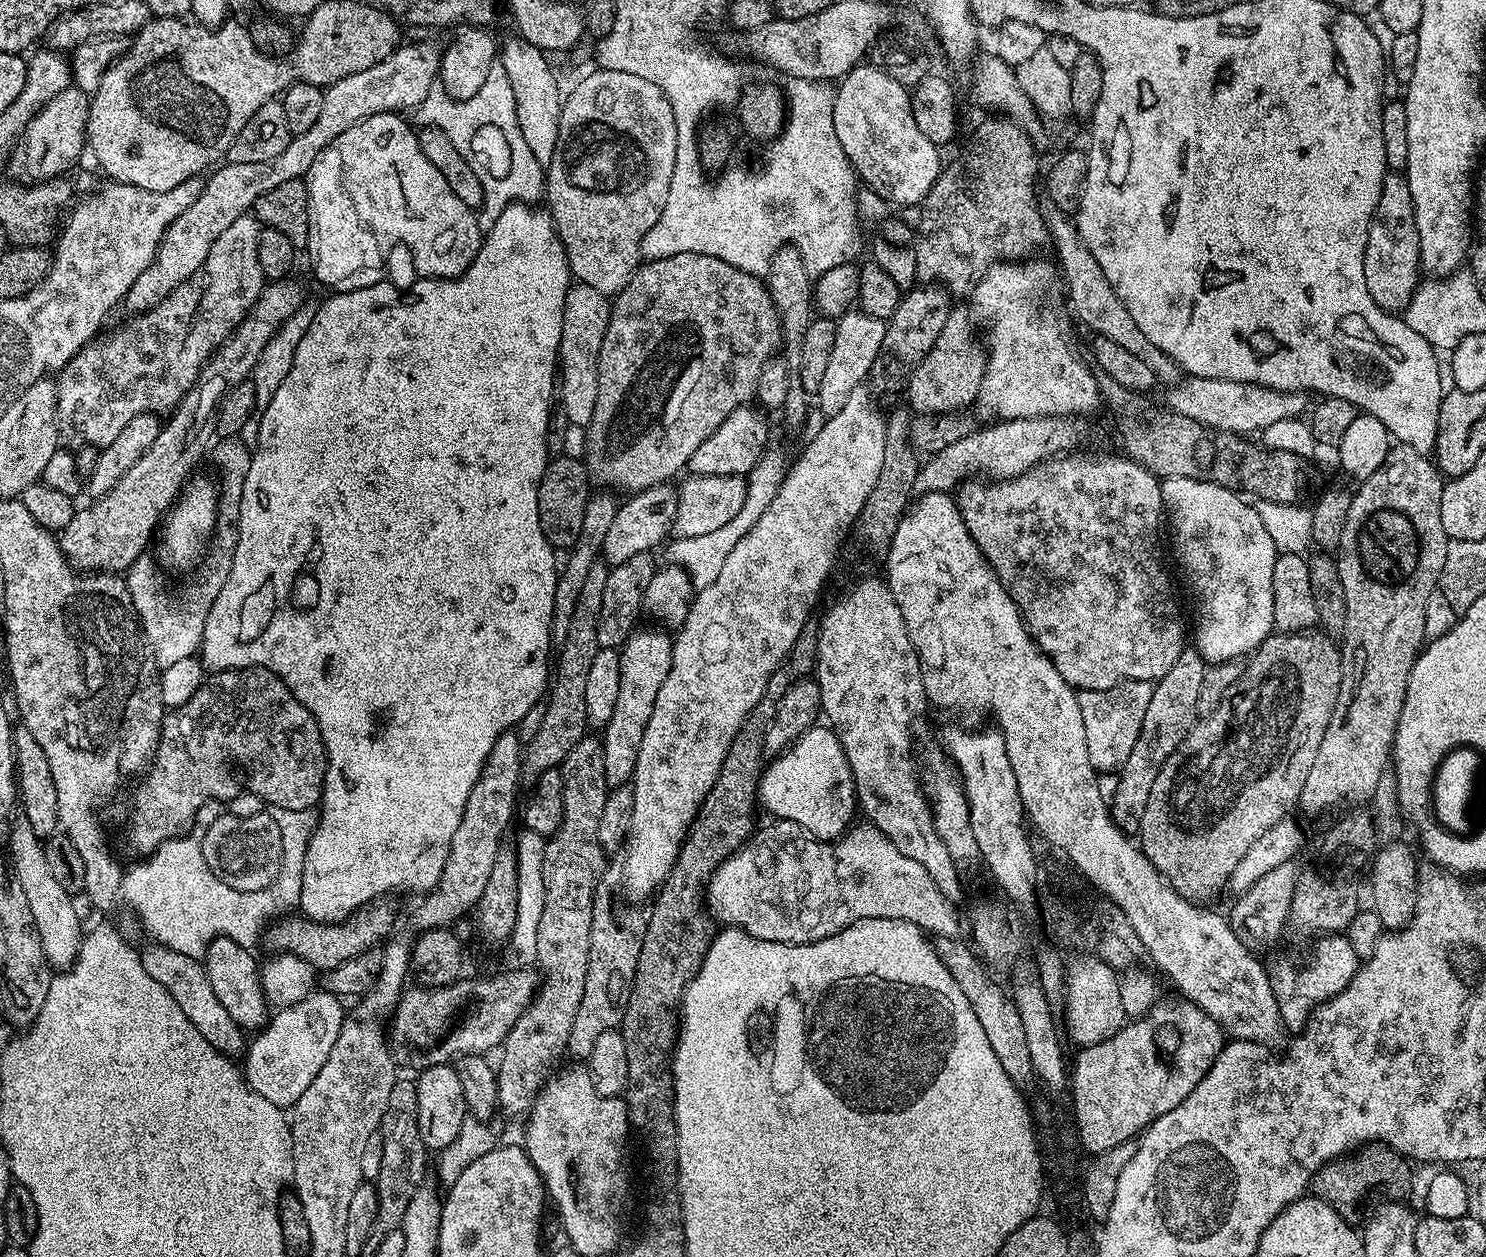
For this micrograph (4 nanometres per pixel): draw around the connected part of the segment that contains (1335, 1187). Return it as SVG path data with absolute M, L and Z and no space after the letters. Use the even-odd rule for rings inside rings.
M1368 1142L1355 1154L1323 1164L1312 1175L1310 1188L1318 1199L1327 1202L1335 1212L1349 1214L1348 1212L1354 1211L1367 1198L1368 1192L1374 1191L1375 1188L1385 1188L1392 1195L1389 1197L1404 1198L1412 1188L1412 1172L1408 1167L1409 1161L1399 1152L1379 1142ZM1356 1154L1357 1156L1352 1156Z

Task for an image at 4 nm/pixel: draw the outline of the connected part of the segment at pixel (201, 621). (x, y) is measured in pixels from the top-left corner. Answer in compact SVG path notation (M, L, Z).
M240 438L221 439L215 445L215 452L216 468L220 471L216 527L210 536L210 543L203 557L204 565L200 568L200 577L197 578L196 584L188 584L177 596L171 596L164 589L164 584L156 573L156 564L148 554L138 557L126 573L128 593L132 596L136 613L140 616L140 627L144 629L144 635L147 636L148 644L152 647L156 659L157 669L160 670L174 666L174 662L179 662L181 658L190 658L199 653L208 611L214 598L218 598L218 590L222 590L226 582L234 558L234 550L238 542L236 524L240 521L242 486L246 482L246 470L250 470L252 452L249 445Z

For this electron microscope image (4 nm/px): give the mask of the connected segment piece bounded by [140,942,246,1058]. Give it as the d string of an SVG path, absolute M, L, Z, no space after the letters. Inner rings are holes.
M152 942L149 945L148 949L140 952L140 961L150 978L154 978L171 994L174 1002L178 1002L178 1010L186 1014L186 1018L200 1031L202 1038L210 1042L210 1046L229 1058L236 1058L236 1055L239 1057L246 1048L245 1033L236 1025L234 1018L230 1018L230 1013L222 1007L222 1002L218 1002L203 963L195 956L178 954L164 944Z

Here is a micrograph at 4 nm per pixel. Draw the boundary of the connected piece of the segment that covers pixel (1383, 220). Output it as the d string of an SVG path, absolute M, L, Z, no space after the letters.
M1392 170L1382 182L1382 194L1378 194L1378 206L1368 227L1364 255L1366 290L1370 290L1370 298L1374 298L1374 302L1378 302L1378 306L1384 311L1400 314L1407 308L1421 283L1421 272L1414 198L1410 194L1407 175Z

